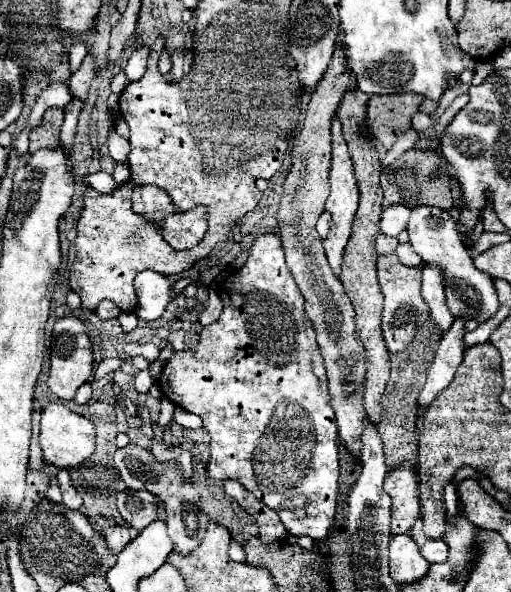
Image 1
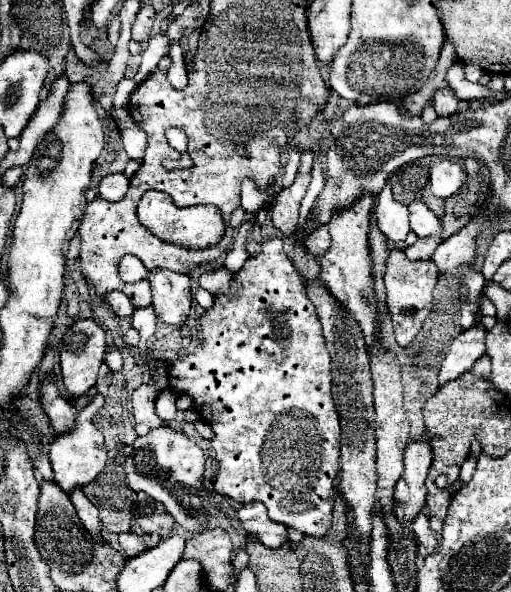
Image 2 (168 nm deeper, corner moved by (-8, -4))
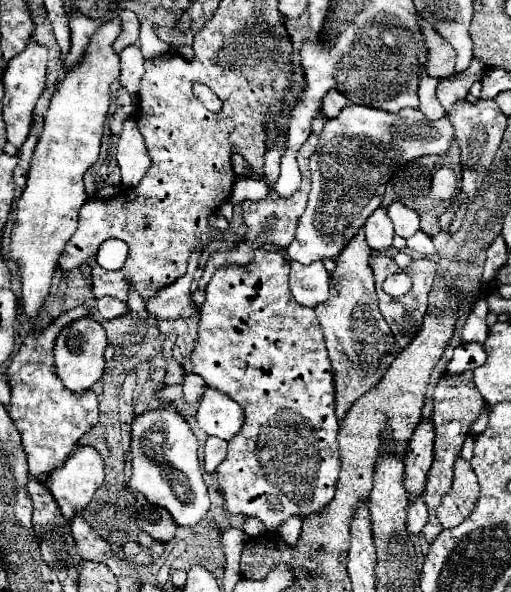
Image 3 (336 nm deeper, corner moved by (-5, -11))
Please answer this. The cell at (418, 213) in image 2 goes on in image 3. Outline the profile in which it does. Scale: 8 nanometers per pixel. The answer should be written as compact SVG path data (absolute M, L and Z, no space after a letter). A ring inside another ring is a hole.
M391 203L385 211L387 211L389 219L393 221L393 227L395 227L397 235L411 237L413 233L419 231L419 215L413 209L409 209L401 203Z

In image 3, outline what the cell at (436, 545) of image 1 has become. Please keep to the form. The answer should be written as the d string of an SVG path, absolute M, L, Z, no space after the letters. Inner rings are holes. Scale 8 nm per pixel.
M419 495L411 499L407 505L407 531L413 535L419 535L425 523L427 523L427 505L423 495Z

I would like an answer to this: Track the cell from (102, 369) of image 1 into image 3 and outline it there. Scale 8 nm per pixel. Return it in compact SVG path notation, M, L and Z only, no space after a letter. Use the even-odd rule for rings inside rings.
M77 447L69 455L69 459L63 463L63 467L53 471L53 475L47 481L47 487L49 487L51 495L53 495L53 499L57 501L63 517L67 519L67 523L73 517L77 517L87 507L87 503L91 503L91 499L93 499L95 491L101 487L103 479L105 479L103 459L101 459L101 455L93 447Z

